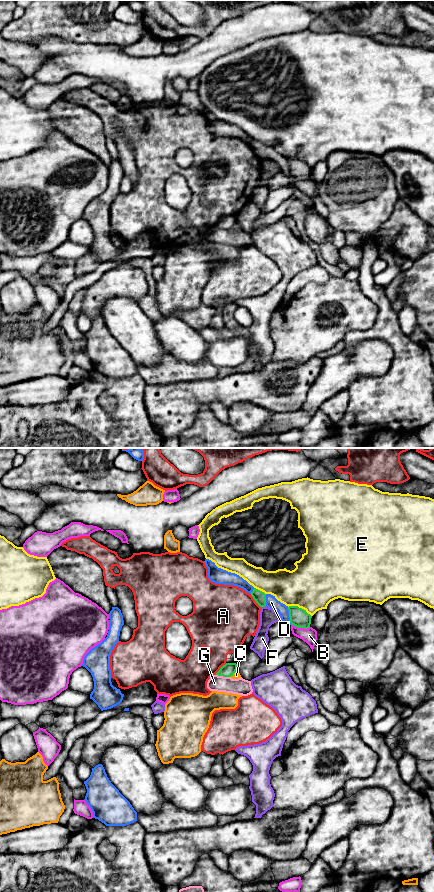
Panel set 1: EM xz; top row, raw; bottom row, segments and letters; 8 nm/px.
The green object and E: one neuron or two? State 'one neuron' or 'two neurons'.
two neurons

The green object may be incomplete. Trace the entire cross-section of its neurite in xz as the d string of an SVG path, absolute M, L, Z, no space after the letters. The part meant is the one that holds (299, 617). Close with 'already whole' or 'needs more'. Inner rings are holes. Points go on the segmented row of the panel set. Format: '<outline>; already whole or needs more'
M289 606L288 610L291 625L305 629L310 627L312 616L308 614L306 610L298 606Z; already whole

